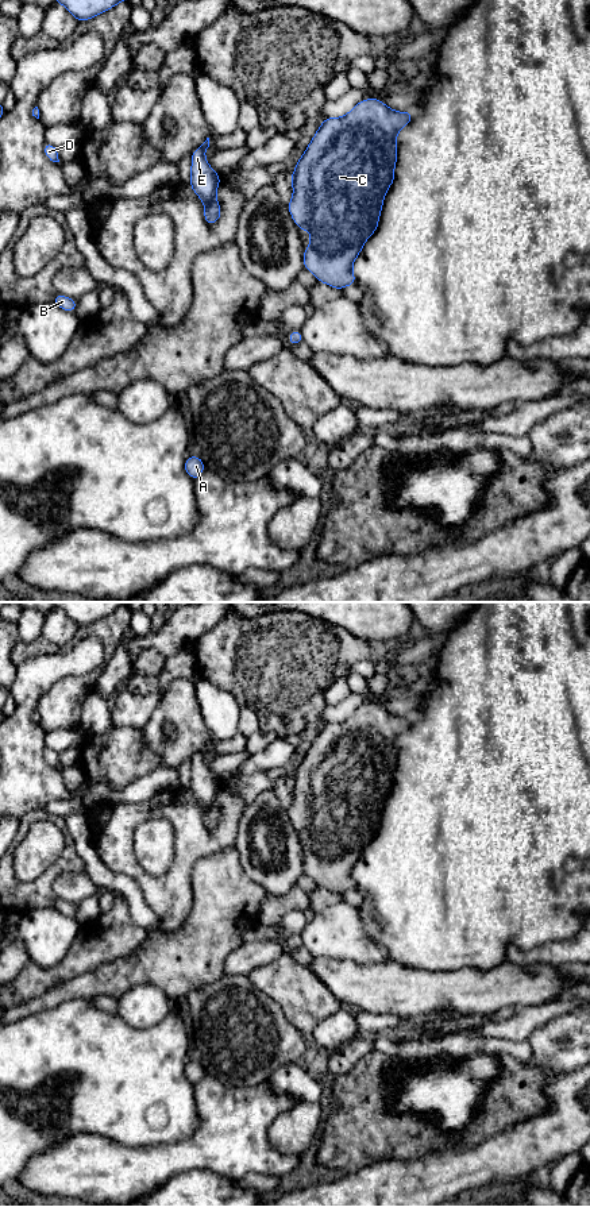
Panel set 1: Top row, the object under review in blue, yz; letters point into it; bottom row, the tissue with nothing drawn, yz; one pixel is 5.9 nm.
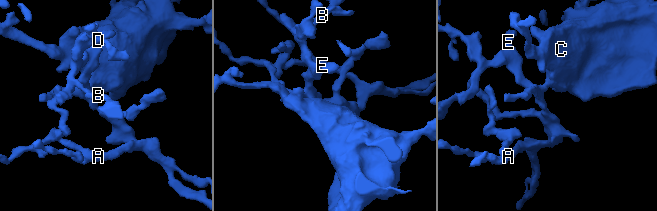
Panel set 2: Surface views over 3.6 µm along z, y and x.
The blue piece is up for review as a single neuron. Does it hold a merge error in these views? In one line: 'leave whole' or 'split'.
leave whole

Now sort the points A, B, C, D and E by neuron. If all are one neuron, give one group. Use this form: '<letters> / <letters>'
A B C D E

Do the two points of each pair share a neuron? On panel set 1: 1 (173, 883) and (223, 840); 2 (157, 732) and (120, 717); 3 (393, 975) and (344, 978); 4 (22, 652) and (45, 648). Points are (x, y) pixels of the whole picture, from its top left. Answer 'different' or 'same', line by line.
1: same
2: different
3: same
4: same

